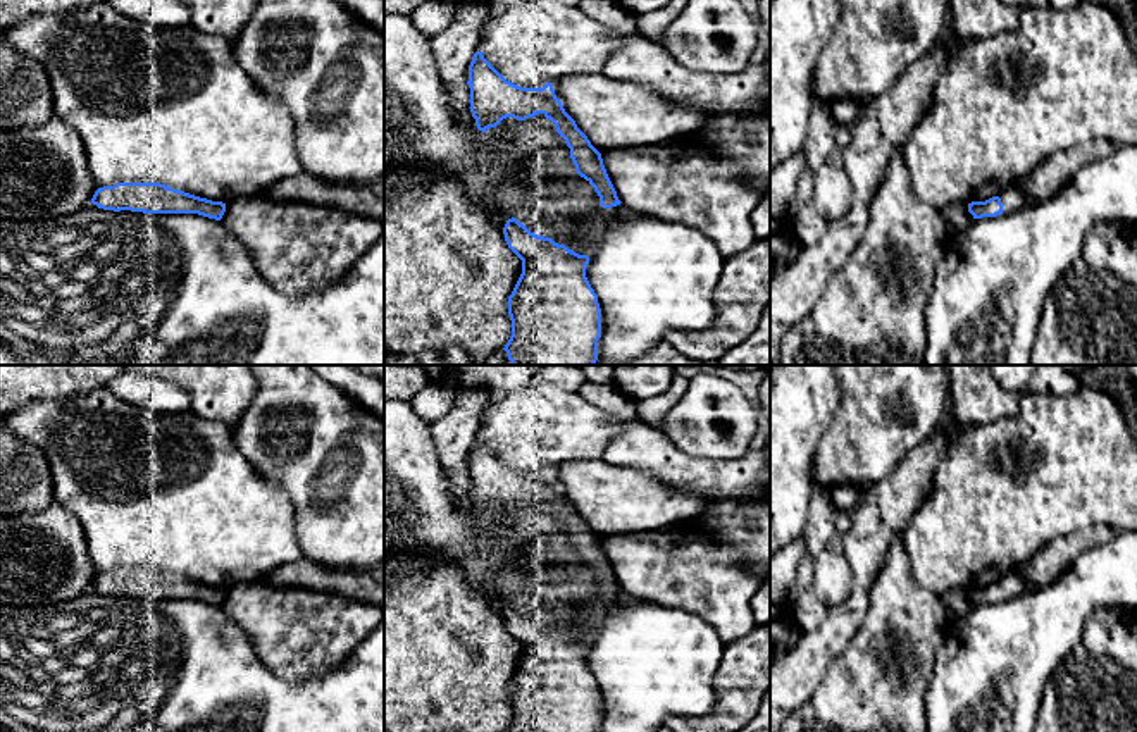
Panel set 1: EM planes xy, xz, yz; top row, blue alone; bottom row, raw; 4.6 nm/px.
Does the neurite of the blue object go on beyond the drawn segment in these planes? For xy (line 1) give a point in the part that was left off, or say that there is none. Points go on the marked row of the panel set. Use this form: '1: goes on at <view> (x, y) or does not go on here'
1: does not go on here

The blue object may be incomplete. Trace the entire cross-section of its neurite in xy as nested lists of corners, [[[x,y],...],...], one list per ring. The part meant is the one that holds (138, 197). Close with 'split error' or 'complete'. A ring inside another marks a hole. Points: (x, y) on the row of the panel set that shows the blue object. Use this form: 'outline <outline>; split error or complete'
outline [[[117,183],[98,188],[91,203],[103,210],[143,214],[198,214],[221,220],[226,203],[200,198],[160,183]]]; complete

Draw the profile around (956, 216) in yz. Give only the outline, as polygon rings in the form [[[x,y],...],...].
[[[951,203],[941,210],[948,236],[958,234],[960,231],[968,229],[975,219],[968,212],[968,203]]]

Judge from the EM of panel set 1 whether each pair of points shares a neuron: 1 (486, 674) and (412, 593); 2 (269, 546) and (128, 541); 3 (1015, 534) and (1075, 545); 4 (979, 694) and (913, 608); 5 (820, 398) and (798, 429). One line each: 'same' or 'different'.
1: same
2: same
3: different
4: different
5: same

